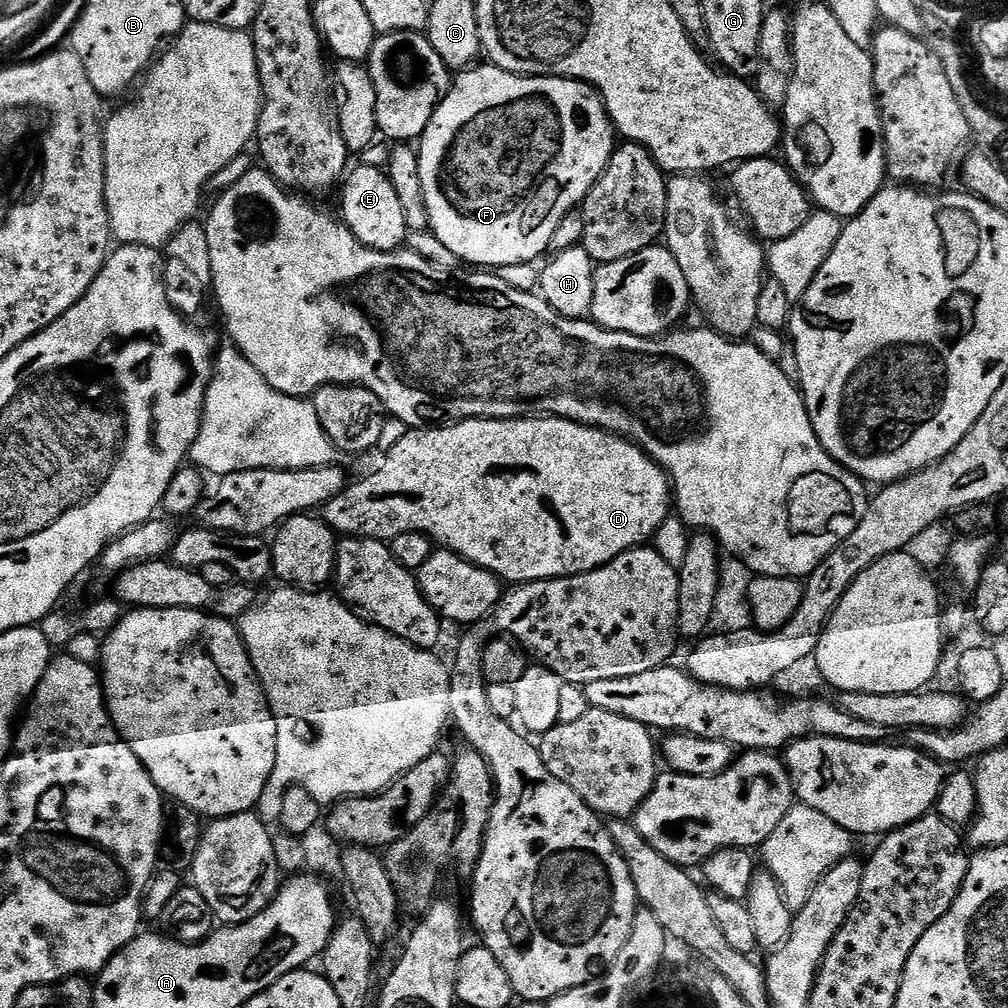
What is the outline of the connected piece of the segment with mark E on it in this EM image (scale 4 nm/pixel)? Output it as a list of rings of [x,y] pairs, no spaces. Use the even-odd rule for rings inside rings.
[[[367,166],[354,168],[342,180],[342,188],[344,184],[344,197],[340,200],[340,208],[344,211],[342,223],[354,234],[354,238],[358,238],[358,242],[362,242],[367,248],[379,252],[397,251],[409,234],[406,214],[402,214],[402,202],[398,202],[398,190],[394,190],[387,171]]]

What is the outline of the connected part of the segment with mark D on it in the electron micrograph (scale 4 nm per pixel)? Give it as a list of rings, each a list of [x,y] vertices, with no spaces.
[[[537,414],[535,416],[521,416],[510,420],[482,420],[473,418],[470,420],[457,420],[455,422],[445,423],[443,426],[425,426],[415,430],[408,430],[403,438],[398,442],[392,450],[384,457],[384,461],[380,464],[377,472],[372,472],[369,476],[364,476],[360,481],[349,483],[342,494],[338,494],[338,498],[334,498],[329,504],[324,505],[322,509],[322,519],[325,524],[332,527],[332,531],[341,537],[364,536],[367,540],[383,540],[391,542],[398,534],[406,534],[407,532],[421,532],[432,539],[433,545],[439,546],[441,549],[458,554],[463,560],[469,560],[474,566],[478,566],[487,572],[493,572],[495,576],[499,576],[501,581],[507,582],[509,585],[530,584],[534,580],[559,580],[562,576],[577,576],[583,572],[593,572],[596,568],[608,564],[614,558],[618,558],[622,553],[628,552],[631,548],[639,548],[647,545],[649,541],[655,537],[656,531],[661,528],[664,521],[670,515],[670,509],[674,504],[674,493],[667,472],[646,455],[636,444],[632,444],[623,436],[615,436],[612,432],[603,432],[600,428],[592,428],[588,424],[580,424],[576,420],[564,420],[560,416],[549,416],[547,414]]]

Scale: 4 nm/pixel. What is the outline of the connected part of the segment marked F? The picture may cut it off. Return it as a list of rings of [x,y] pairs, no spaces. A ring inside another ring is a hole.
[[[473,66],[461,71],[457,75],[460,77],[451,81],[418,141],[420,182],[424,209],[428,215],[428,228],[437,240],[442,242],[442,246],[446,246],[447,250],[456,255],[457,261],[465,265],[497,270],[515,264],[532,264],[538,261],[536,259],[540,255],[548,252],[548,243],[558,222],[562,222],[568,212],[575,212],[583,205],[588,191],[606,170],[613,152],[618,147],[618,133],[612,127],[612,120],[604,109],[604,101],[600,99],[599,92],[589,84],[583,84],[581,80],[568,80],[564,76],[516,76],[495,66],[480,67]]]

